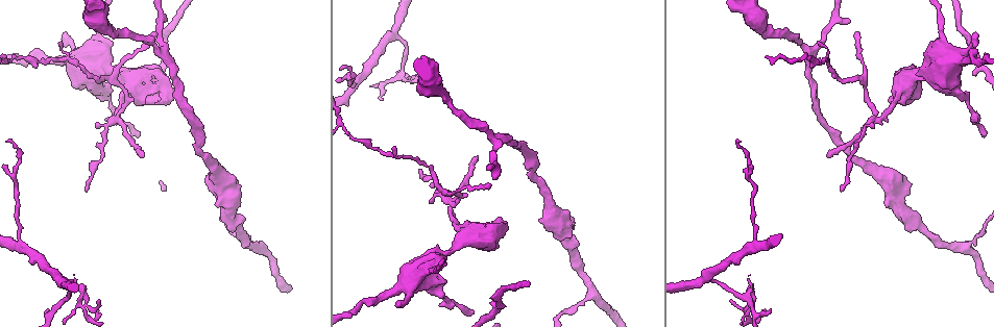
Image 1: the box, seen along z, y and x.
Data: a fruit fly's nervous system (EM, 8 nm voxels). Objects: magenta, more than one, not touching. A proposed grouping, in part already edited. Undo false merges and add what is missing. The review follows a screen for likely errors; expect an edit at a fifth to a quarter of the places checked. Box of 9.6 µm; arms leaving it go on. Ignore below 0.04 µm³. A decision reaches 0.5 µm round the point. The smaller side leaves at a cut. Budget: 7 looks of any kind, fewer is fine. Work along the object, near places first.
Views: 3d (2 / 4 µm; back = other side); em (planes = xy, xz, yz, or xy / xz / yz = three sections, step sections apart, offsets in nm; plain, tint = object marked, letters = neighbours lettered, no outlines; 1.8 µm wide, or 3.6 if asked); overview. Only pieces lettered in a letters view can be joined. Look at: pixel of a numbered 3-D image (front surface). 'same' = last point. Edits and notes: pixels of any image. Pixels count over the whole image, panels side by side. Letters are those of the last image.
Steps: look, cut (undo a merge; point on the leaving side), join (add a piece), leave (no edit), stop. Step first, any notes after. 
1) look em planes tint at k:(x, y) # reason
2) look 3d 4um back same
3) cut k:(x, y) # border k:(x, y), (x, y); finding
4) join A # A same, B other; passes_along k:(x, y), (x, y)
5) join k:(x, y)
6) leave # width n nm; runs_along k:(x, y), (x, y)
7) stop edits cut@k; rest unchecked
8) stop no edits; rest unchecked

look em yz step 4 letters at 1:(398, 306) # an open end

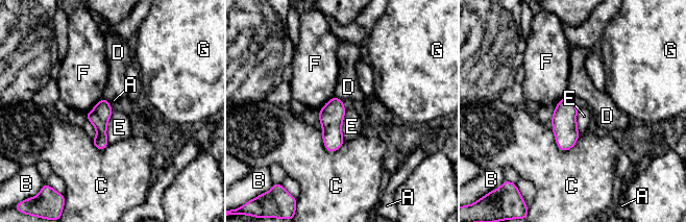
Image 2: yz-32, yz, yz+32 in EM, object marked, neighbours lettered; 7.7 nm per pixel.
leave # width 160 nm; A other, B other, C other, D other, E other, F other, G other; border 2:(113, 110), (106, 126), (107, 143); no lettered piece goes on from it

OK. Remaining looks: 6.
look em planes letters at 1:(90, 79) # abrupt turn

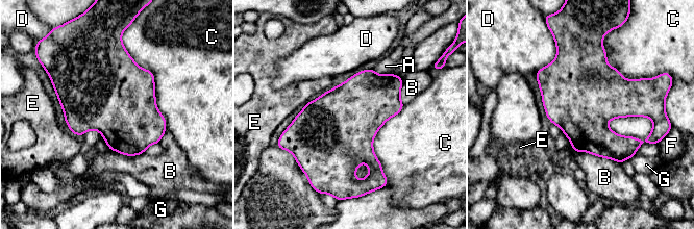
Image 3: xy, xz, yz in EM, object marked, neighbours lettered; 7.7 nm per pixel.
leave # width 550 nm; A other, B other, C other, D other, E other, F other, G other; border 3:(336, 86), (322, 94); one cell here

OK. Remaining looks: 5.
look 3d 2um at 1:(116, 115) # a fork

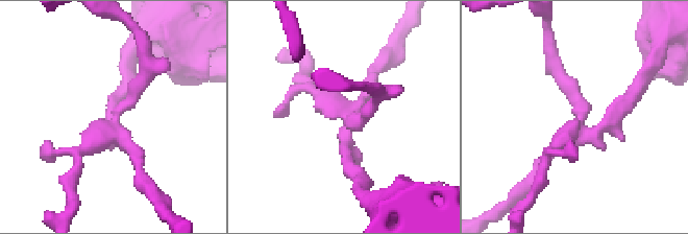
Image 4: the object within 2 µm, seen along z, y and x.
look em planes tint at 4:(346, 126)

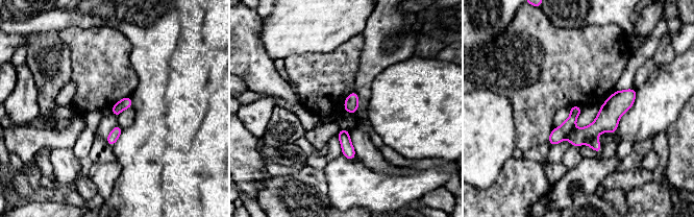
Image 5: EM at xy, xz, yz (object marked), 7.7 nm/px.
look em planes letters same

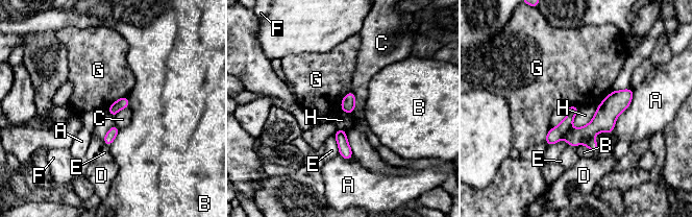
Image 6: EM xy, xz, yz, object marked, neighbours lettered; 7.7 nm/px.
cut 6:(554, 135) # A other, B other, C other, D other, E other, F other, G other, H other; part_leaving 6:(575, 109), (568, 121), (549, 142); two cells meet here

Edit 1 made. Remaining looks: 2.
stop edits cut@6; rest unchecked

